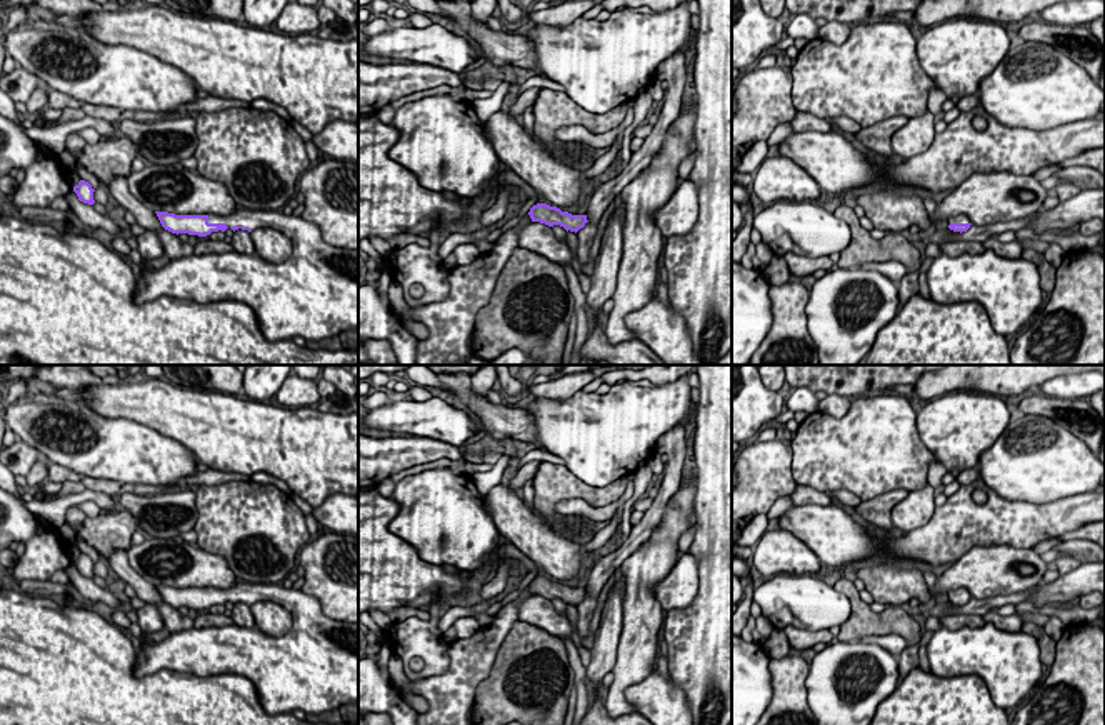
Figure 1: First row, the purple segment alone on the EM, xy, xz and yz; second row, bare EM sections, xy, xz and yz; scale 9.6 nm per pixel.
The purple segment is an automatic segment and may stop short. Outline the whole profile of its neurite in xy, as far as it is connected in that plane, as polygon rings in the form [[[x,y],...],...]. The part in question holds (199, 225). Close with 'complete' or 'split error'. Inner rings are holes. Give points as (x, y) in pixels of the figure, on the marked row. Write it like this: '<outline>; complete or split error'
[[[237,208],[230,215],[175,215],[155,212],[162,227],[172,233],[207,237],[212,232],[255,230],[262,227],[285,232],[292,242],[292,255],[278,265],[253,255],[207,253],[175,258],[162,267],[138,273],[135,303],[152,302],[160,297],[192,300],[197,303],[235,300],[247,303],[258,320],[268,342],[302,337],[323,340],[342,332],[358,332],[358,250],[338,248],[327,243],[322,230],[300,215],[285,215],[268,210]]]; split error

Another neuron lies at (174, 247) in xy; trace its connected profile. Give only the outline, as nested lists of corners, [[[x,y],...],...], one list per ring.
[[[127,177],[112,178],[112,182],[105,188],[112,202],[123,207],[135,217],[137,225],[158,235],[163,252],[168,258],[175,260],[193,253],[193,245],[190,245],[188,242],[182,242],[177,233],[165,230],[157,213],[147,208],[130,193]]]

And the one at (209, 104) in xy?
[[[208,95],[205,98],[195,98],[190,103],[183,105],[183,113],[197,115],[200,112],[222,112],[227,108],[248,108],[250,103],[233,98],[218,98]]]

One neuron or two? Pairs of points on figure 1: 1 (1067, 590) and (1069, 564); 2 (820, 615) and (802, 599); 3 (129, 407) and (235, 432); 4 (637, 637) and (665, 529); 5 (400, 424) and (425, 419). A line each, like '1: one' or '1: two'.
1: two
2: one
3: one
4: one
5: one

